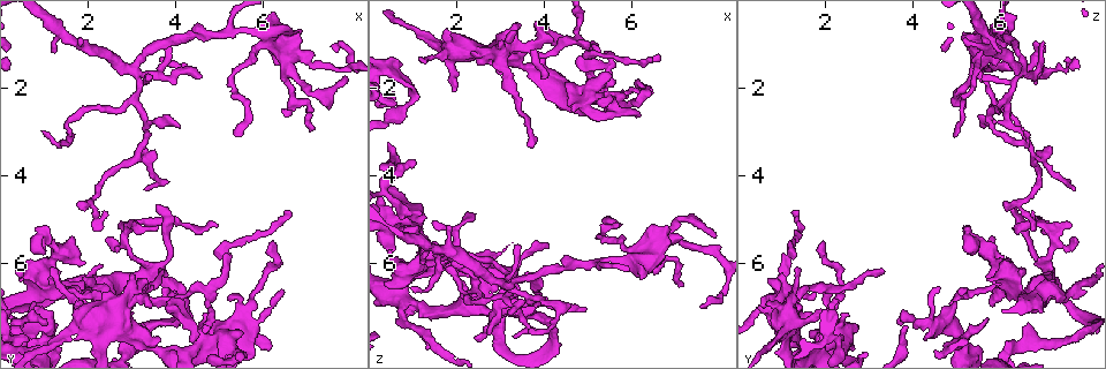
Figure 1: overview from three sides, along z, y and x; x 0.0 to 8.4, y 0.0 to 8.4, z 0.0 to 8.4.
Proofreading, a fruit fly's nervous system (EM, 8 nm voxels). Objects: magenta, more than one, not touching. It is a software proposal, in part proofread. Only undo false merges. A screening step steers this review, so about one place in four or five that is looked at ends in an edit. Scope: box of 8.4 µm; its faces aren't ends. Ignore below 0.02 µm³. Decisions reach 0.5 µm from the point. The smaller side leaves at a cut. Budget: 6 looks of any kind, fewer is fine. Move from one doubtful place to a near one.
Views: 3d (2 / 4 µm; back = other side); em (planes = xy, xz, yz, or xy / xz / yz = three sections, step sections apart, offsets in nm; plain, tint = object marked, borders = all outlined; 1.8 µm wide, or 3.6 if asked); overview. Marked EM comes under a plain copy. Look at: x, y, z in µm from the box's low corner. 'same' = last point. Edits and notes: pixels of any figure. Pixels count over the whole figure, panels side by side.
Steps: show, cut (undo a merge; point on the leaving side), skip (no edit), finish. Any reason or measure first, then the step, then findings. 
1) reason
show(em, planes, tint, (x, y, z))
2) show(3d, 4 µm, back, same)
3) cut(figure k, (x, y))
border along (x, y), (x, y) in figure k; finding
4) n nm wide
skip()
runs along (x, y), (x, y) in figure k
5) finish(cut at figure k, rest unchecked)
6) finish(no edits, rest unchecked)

a fork
show(em, 3.6 µm, yz, step 16, tint, (3.25, 6.25, 7.10))

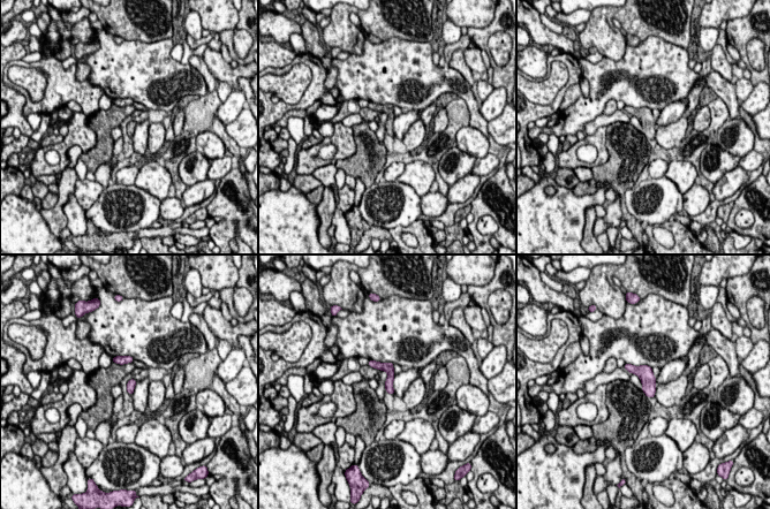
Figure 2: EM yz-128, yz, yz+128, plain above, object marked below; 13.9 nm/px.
cut it another way
show(em, 3.6 µm, xy, step 16, tint, same)

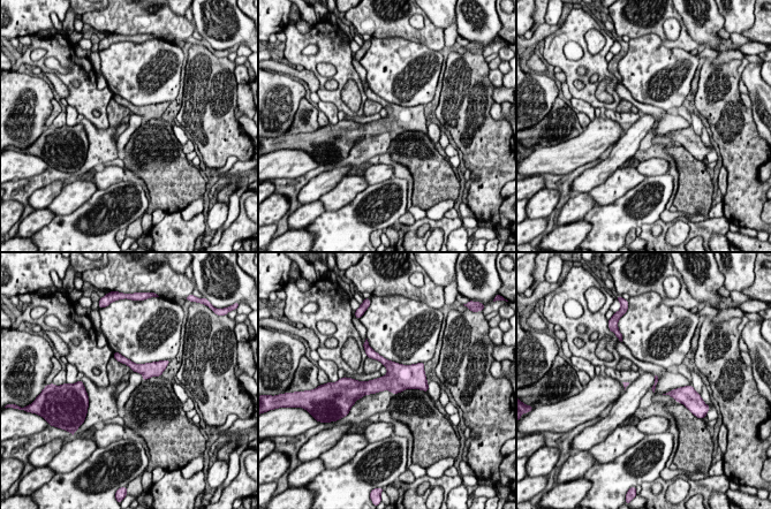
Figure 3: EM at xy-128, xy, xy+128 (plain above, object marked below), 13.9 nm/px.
skip()
runs along (421, 380), (375, 386), (354, 382) in figure 3; one cell here

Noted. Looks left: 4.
closes a loop
show(em, xz, step 4, borders, (1.90, 6.65, 5.90))

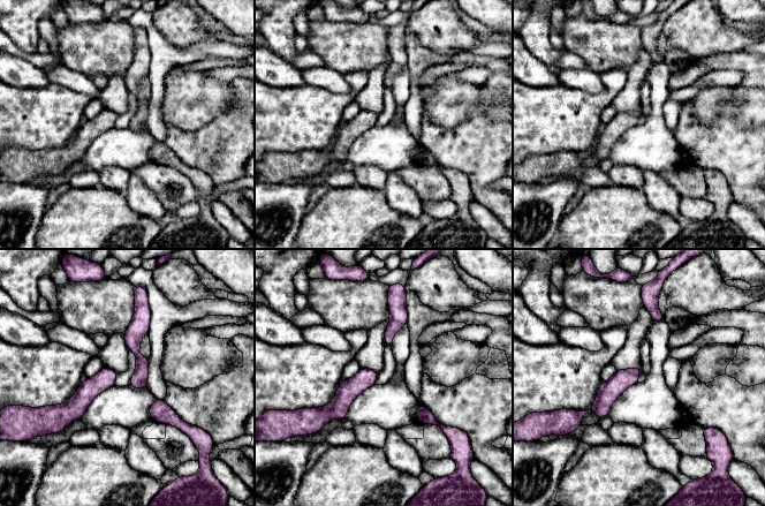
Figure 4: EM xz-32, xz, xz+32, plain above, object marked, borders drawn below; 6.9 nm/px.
show(em, planes, borders, same)

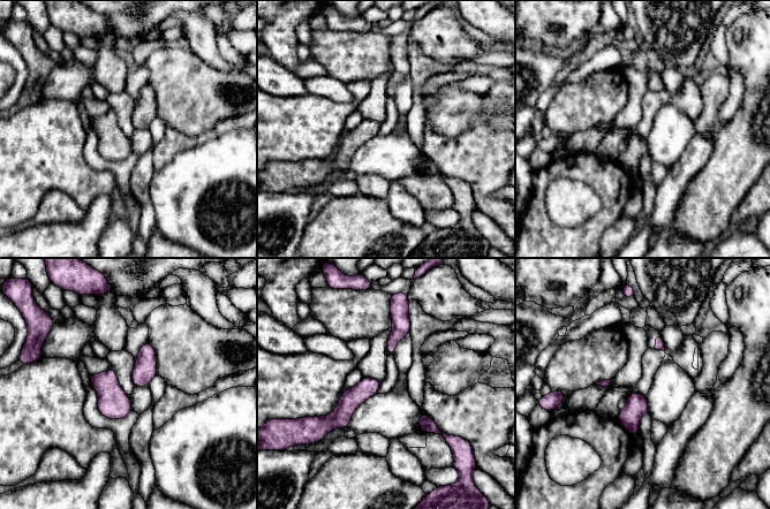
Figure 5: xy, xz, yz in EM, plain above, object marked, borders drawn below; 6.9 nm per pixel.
skip()
runs along (376, 382), (367, 387), (330, 426) in figure 5; all the same cell

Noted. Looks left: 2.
a fork
show(em, 3.6 µm, planes, borders, (3.15, 1.50, 6.50))

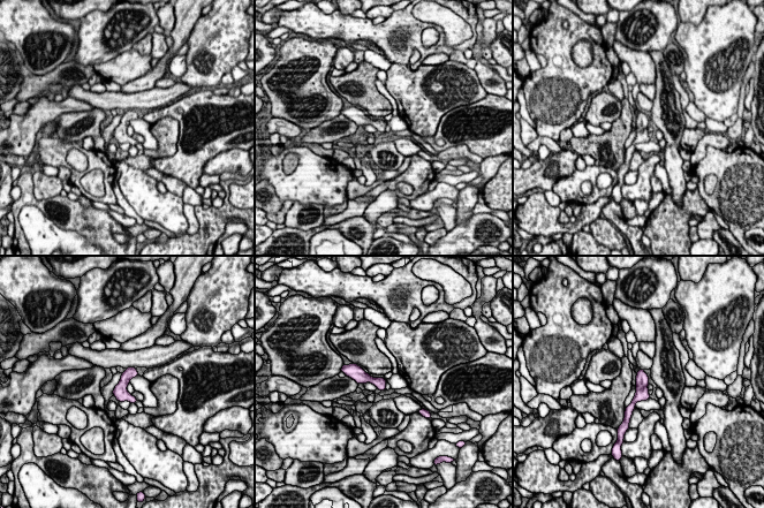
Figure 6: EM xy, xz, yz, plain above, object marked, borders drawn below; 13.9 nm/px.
skip()
runs along (641, 372), (641, 394), (627, 414) in figure 6; all the same cell

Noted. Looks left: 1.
finish(no edits, rest unchecked)

